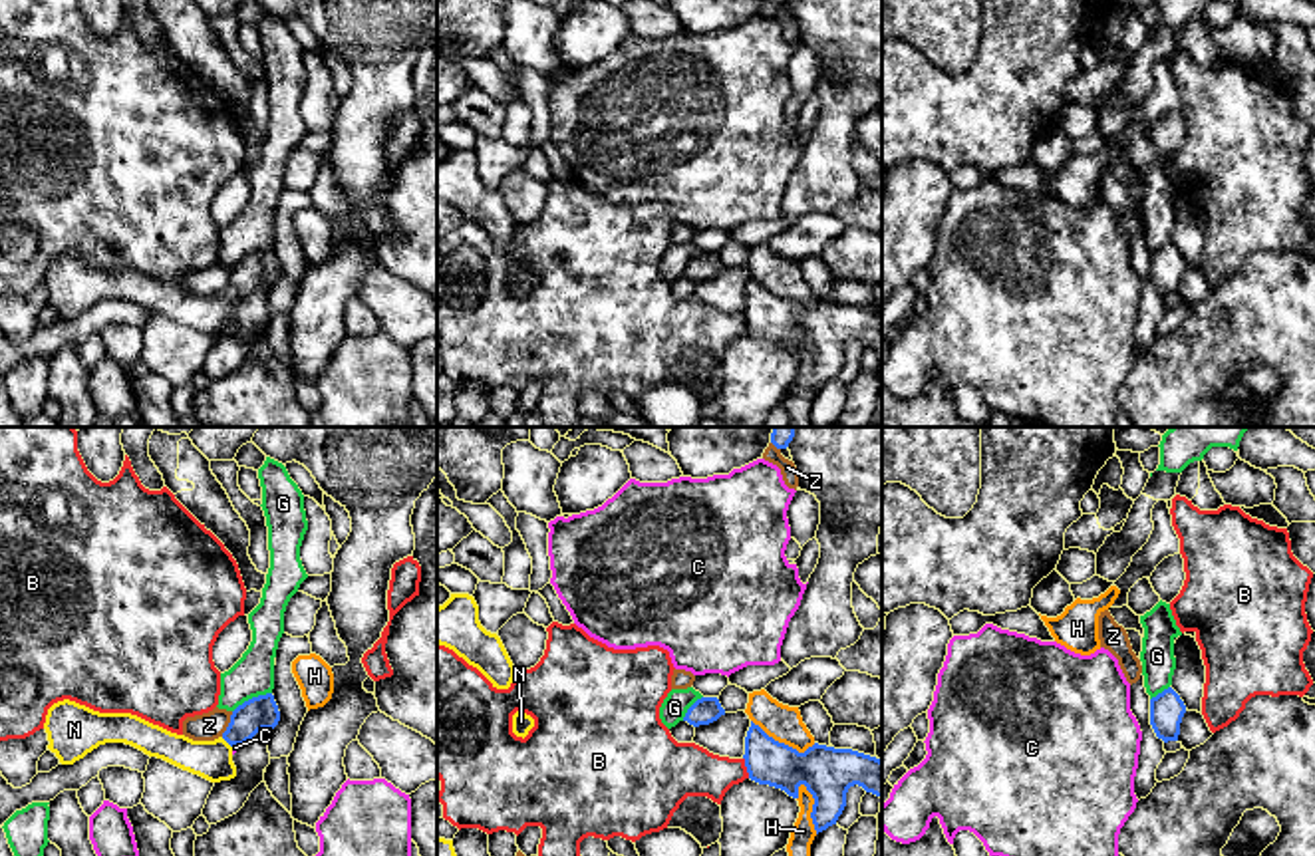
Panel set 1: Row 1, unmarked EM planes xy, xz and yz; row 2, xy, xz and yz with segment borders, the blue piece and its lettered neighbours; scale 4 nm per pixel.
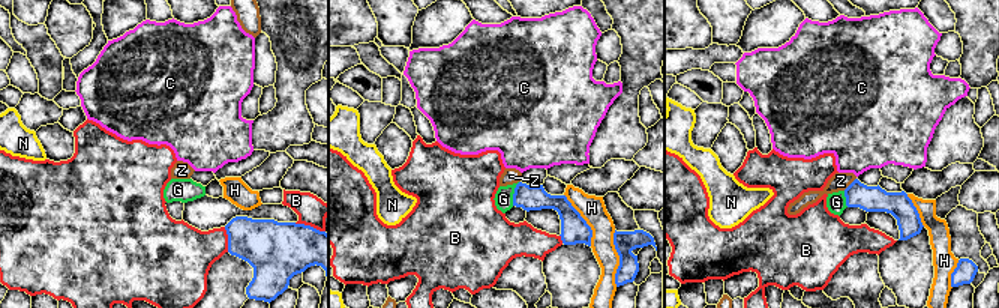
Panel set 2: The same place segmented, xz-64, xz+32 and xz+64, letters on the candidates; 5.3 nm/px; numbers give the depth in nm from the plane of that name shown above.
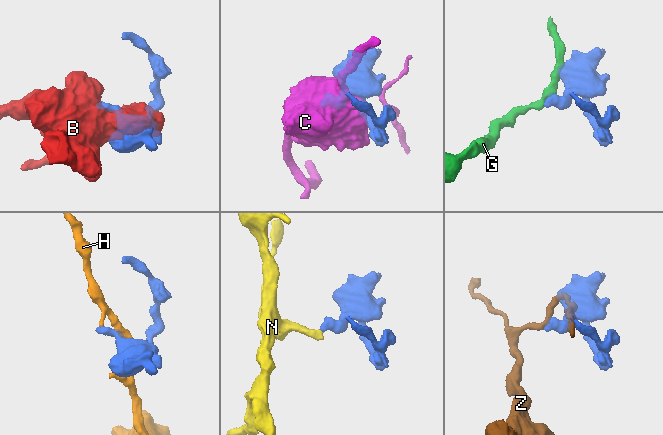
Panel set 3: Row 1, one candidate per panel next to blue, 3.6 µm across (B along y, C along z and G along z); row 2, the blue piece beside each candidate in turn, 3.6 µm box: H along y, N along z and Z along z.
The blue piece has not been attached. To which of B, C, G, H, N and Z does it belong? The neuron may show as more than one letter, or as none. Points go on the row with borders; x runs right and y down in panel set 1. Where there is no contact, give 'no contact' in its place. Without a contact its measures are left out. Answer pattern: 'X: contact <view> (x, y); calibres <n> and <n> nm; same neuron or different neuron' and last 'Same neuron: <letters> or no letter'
B: contact xz (745, 765); calibres 180 and 220 nm; different neuron
C: contact xy (237, 743); calibres 140 and 20 nm; different neuron
G: contact xy (253, 698); calibres 140 and 170 nm; different neuron
H: contact xz (813, 809); calibres 200 and 100 nm; different neuron
N: contact xy (227, 741); calibres 140 and 160 nm; same neuron
Z: contact xy (229, 723); calibres 140 and 120 nm; different neuron
Same neuron: N

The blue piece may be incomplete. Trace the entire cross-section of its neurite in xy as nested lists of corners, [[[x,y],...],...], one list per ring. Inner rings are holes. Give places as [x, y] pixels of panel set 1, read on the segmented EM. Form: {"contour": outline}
{"contour": [[[272,693],[238,705],[226,731],[215,741],[193,741],[131,713],[99,713],[64,699],[48,709],[44,729],[48,749],[62,765],[73,765],[105,743],[125,743],[211,783],[236,777],[232,747],[244,745],[262,729],[274,729],[280,711]]]}

